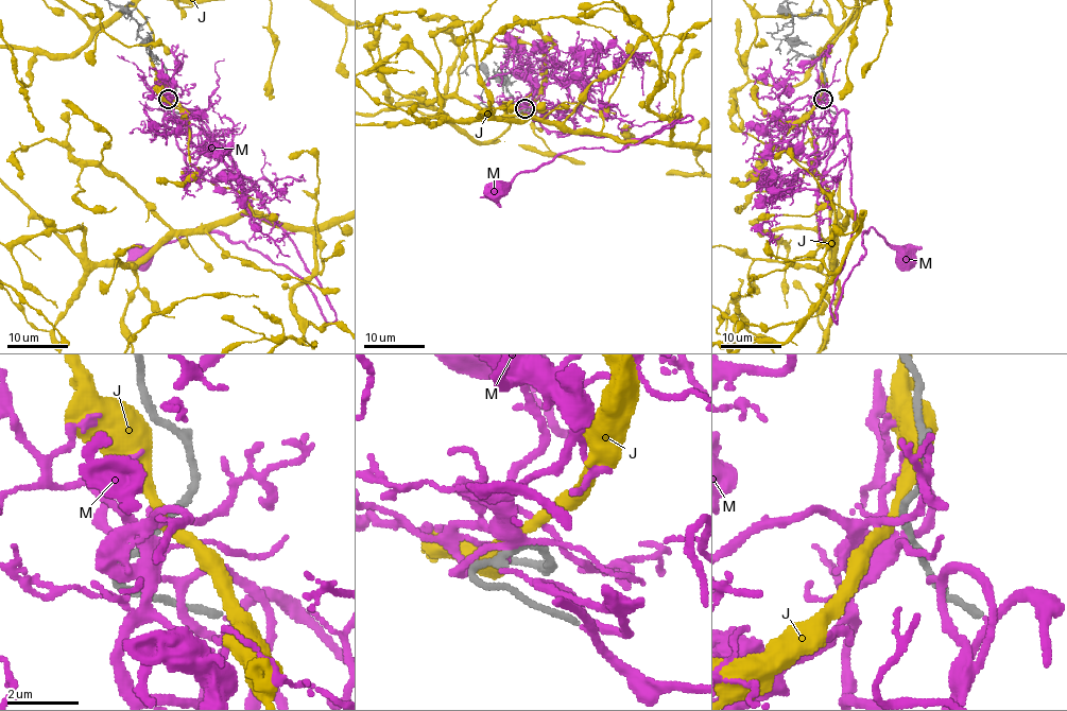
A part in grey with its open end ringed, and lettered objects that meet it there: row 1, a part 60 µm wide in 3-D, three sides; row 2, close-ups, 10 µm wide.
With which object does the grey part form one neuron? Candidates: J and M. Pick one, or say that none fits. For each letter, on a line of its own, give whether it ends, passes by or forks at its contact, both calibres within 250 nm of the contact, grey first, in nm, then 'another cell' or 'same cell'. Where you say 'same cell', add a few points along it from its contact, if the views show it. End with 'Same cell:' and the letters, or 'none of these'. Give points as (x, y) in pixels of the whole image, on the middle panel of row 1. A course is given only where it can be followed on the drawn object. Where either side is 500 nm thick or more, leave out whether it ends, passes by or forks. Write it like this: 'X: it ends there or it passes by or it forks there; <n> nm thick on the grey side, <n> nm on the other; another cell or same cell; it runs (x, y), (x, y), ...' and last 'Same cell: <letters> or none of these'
J: it passes by; 190 nm thick on the grey side, 300 nm on the other; another cell
M: it forks there; 200 nm thick on the grey side, 320 nm on the other; same cell; it runs (526, 107), (520, 99), (568, 132), (621, 139), (691, 118), (619, 150), (563, 152), (501, 191)
Same cell: M

